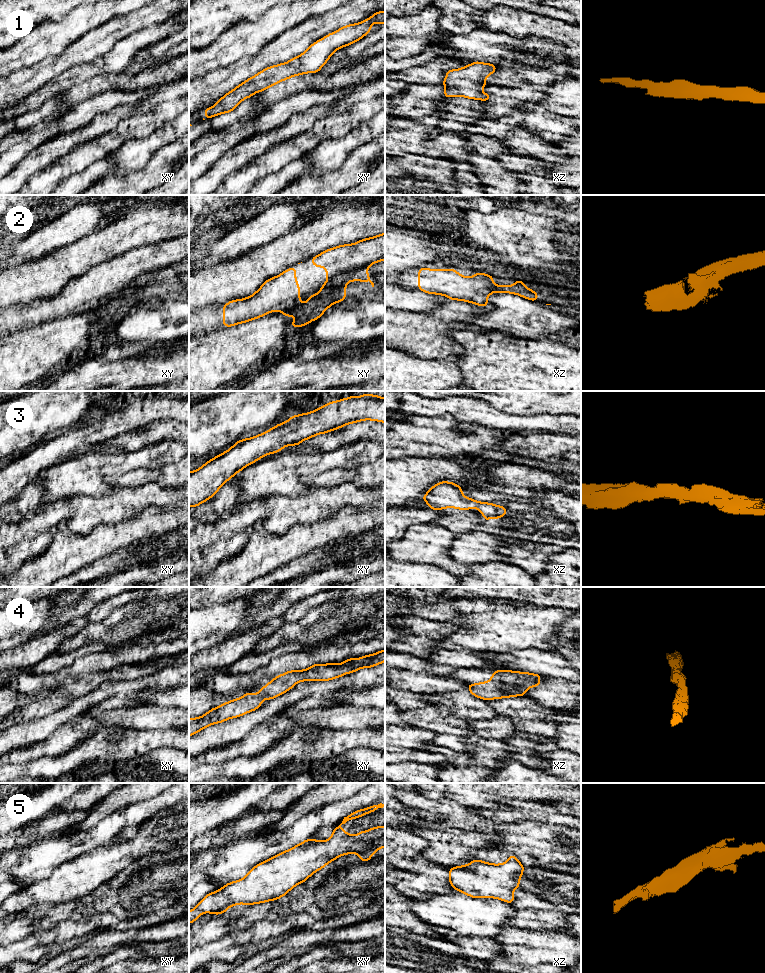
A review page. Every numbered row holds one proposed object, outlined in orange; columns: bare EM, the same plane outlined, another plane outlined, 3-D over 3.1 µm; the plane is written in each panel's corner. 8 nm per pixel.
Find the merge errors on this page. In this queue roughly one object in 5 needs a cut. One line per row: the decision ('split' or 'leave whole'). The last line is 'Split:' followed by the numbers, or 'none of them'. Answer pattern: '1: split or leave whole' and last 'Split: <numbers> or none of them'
1: leave whole
2: leave whole
3: leave whole
4: leave whole
5: leave whole
Split: none of them

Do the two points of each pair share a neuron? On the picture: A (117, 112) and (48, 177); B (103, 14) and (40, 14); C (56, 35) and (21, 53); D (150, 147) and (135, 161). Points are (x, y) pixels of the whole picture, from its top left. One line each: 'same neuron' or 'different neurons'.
A: different neurons
B: different neurons
C: same neuron
D: same neuron

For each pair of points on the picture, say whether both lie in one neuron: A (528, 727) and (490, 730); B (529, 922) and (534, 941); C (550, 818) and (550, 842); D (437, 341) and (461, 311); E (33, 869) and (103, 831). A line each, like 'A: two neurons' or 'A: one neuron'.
A: two neurons
B: two neurons
C: two neurons
D: one neuron
E: one neuron

